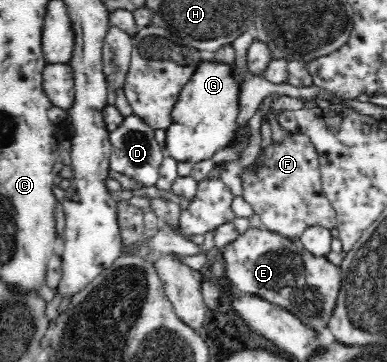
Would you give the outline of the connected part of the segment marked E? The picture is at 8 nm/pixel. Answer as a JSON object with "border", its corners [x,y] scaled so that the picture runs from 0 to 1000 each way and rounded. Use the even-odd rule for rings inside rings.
{"border":[[[685,627],[638,630],[571,704],[584,765],[623,807],[664,812],[685,831],[747,856],[809,914],[827,917],[845,903],[884,773],[881,740],[850,724],[845,710],[814,710],[773,657],[731,655]]]}

